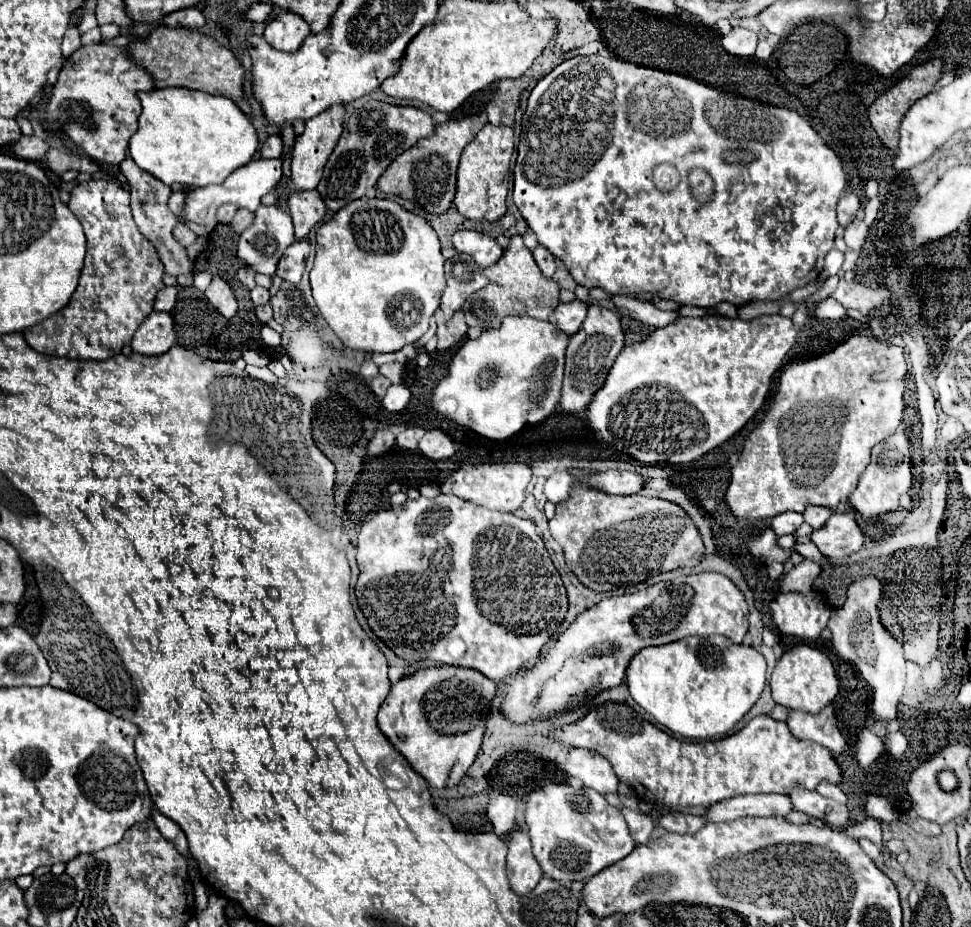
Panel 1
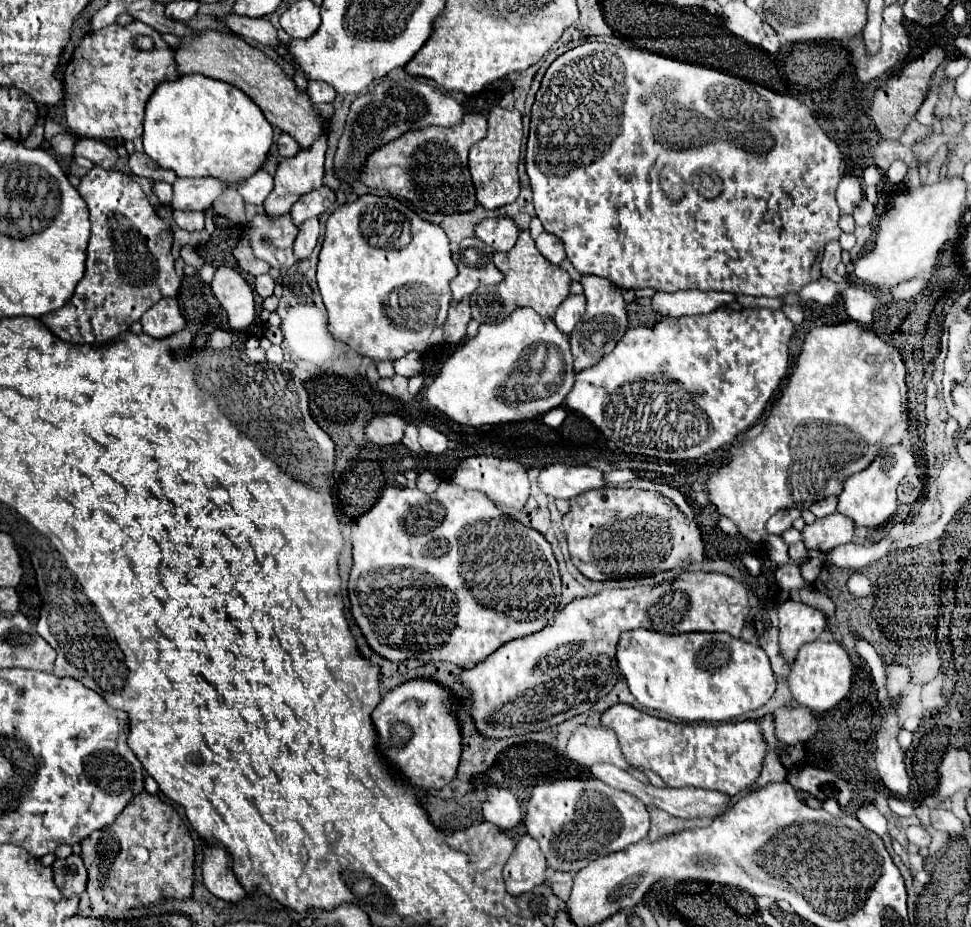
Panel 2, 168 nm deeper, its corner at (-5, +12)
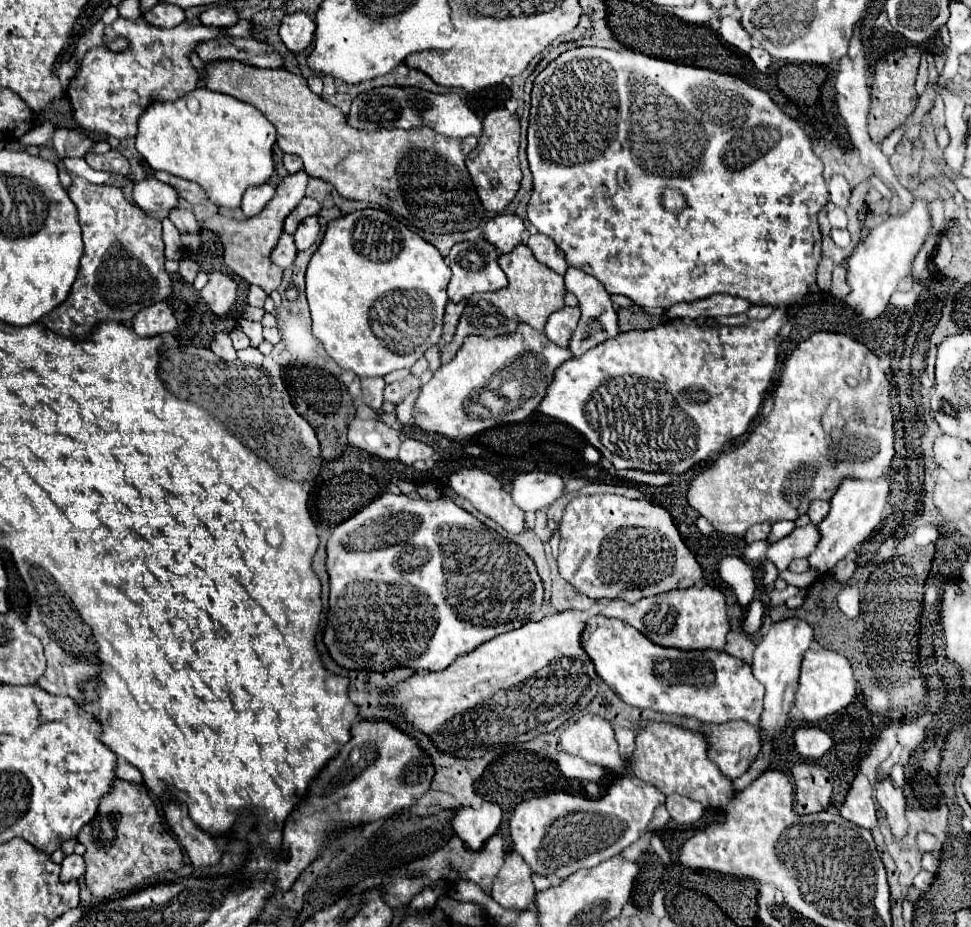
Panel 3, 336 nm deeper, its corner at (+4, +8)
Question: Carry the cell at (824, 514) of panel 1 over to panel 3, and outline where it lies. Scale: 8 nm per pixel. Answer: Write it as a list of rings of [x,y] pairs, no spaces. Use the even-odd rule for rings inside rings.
[[[815,500],[815,502],[811,502],[807,514],[809,514],[809,518],[811,518],[813,524],[819,524],[819,522],[827,516],[827,512],[829,512],[829,502],[825,502],[825,500]]]

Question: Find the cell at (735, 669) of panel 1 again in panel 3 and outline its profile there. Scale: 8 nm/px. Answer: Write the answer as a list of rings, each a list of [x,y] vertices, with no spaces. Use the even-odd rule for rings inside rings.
[[[591,618],[587,630],[583,632],[583,648],[595,662],[599,676],[605,684],[629,706],[649,708],[663,714],[689,716],[709,724],[721,724],[729,720],[747,720],[753,726],[759,726],[763,714],[763,684],[753,676],[751,666],[727,652],[721,650],[679,650],[653,644],[633,626],[627,626],[621,620],[611,618]]]

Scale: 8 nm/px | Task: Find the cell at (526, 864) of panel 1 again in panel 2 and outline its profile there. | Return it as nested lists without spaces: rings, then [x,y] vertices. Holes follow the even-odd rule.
[[[530,836],[520,838],[512,856],[504,866],[504,882],[508,894],[524,894],[546,880],[546,858],[538,842]]]

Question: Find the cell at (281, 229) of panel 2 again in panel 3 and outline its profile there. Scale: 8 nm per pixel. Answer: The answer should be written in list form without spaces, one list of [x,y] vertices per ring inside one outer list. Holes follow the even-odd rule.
[[[283,232],[277,246],[271,252],[271,262],[275,262],[279,268],[289,268],[293,264],[295,256],[297,256],[297,250],[293,244],[293,236]]]

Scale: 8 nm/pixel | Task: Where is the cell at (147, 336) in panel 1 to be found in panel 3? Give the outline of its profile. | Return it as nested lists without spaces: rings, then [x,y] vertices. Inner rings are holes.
[[[155,302],[153,306],[143,308],[133,318],[133,330],[135,330],[135,334],[139,334],[143,338],[163,333],[173,333],[177,327],[178,323],[174,312],[169,308],[167,302]]]

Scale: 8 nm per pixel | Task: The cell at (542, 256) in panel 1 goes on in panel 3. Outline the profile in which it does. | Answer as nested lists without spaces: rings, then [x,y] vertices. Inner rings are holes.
[[[533,234],[533,236],[529,236],[527,246],[533,252],[535,260],[539,260],[545,266],[549,266],[557,274],[565,274],[567,262],[563,258],[563,252],[555,246],[555,242],[551,238],[547,238],[545,234]]]

